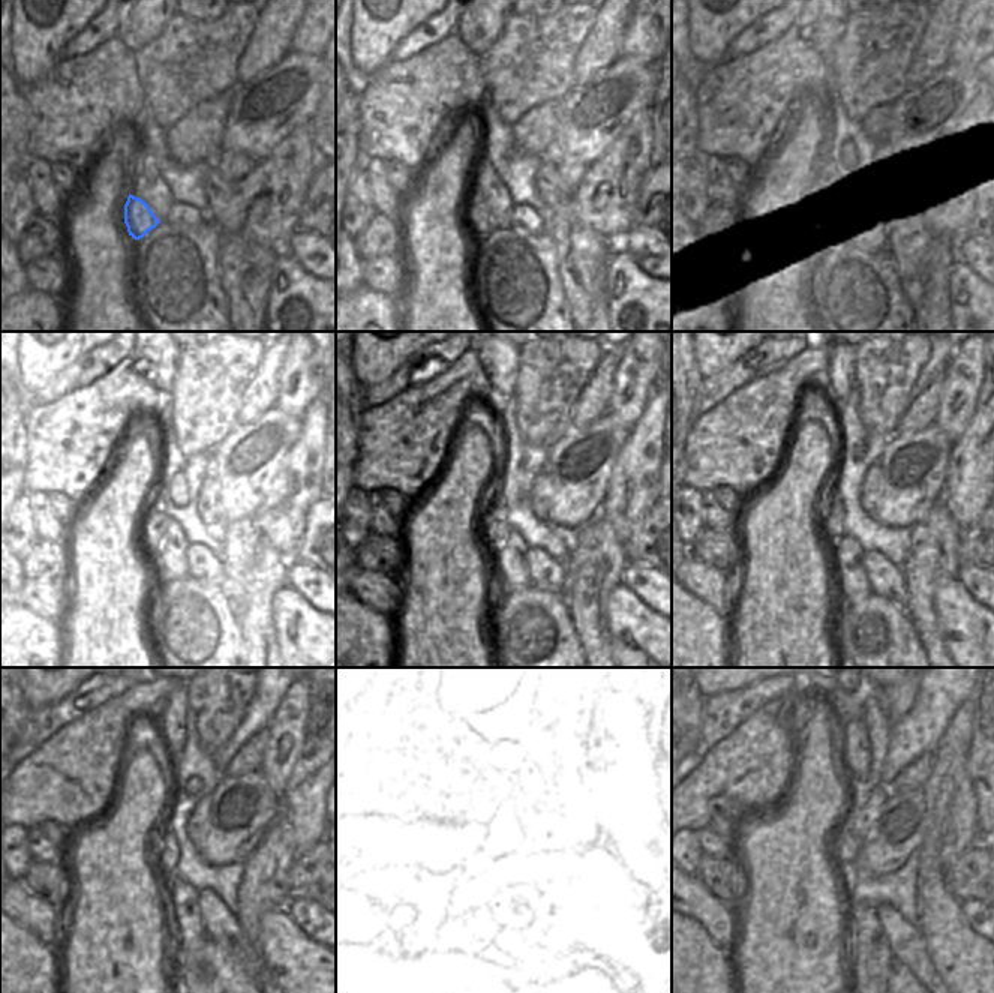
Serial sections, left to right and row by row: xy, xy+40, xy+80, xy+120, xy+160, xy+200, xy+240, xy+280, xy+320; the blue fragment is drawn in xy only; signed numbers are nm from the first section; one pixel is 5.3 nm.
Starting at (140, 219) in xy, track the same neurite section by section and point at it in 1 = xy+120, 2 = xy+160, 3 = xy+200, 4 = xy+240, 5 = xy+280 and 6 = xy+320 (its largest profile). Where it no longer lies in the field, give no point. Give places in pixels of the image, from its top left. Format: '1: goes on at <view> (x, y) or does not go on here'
1: goes on at xy+120 (155, 522)
2: goes on at xy+160 (495, 528)
3: goes on at xy+200 (832, 522)
4: goes on at xy+240 (167, 849)
5: goes on at xy+280 (505, 843)
6: goes on at xy+320 (847, 846)

